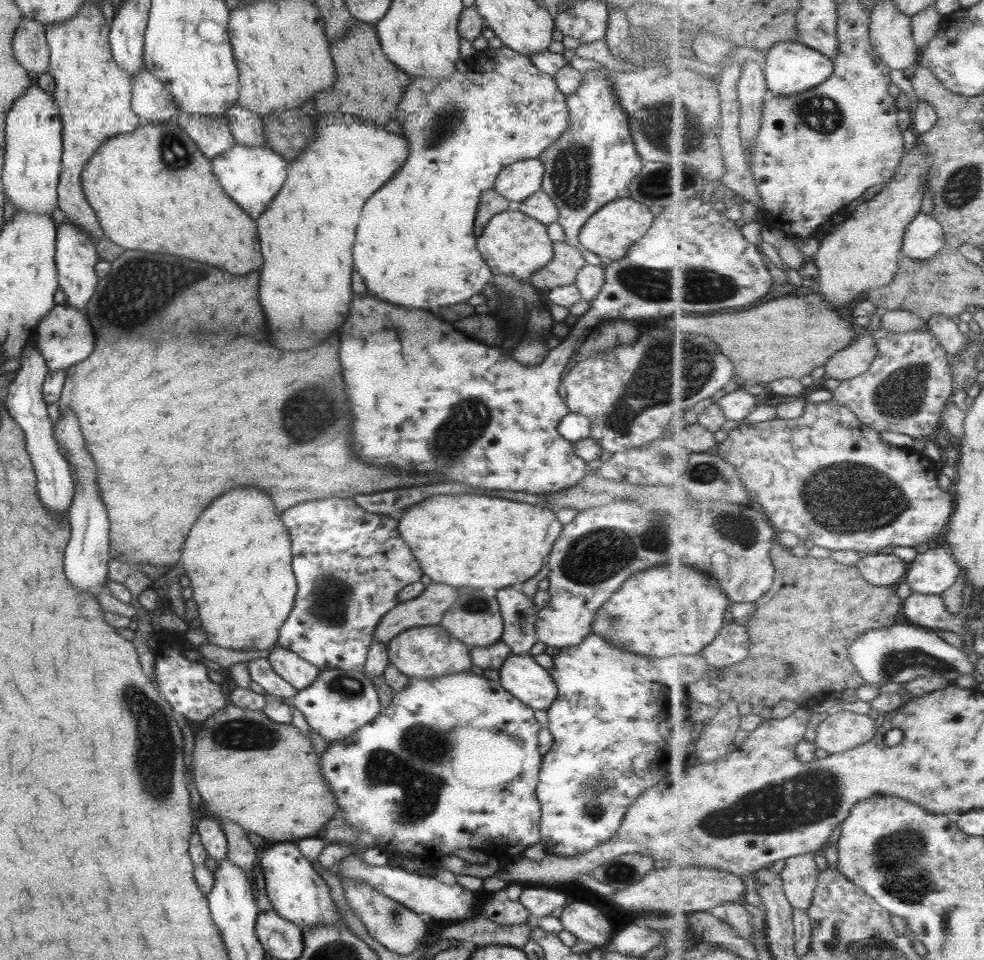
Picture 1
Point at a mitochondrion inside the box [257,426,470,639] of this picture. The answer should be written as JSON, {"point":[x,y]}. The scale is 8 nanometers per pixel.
{"point":[332,598]}

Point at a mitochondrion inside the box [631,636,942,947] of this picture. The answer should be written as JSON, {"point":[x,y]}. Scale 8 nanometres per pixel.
{"point":[807,800]}

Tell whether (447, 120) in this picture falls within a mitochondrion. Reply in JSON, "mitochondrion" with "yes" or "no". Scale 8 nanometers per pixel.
{"mitochondrion":"yes"}

